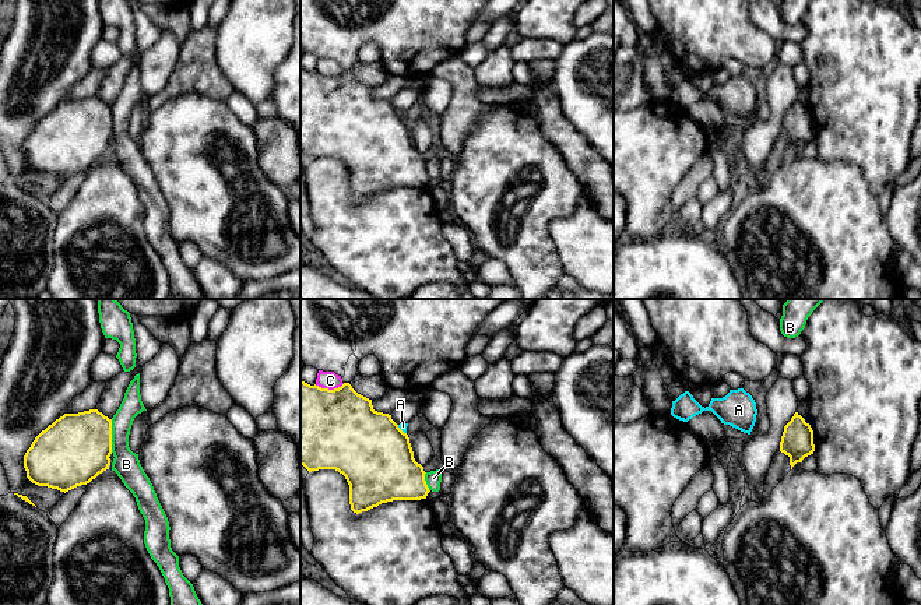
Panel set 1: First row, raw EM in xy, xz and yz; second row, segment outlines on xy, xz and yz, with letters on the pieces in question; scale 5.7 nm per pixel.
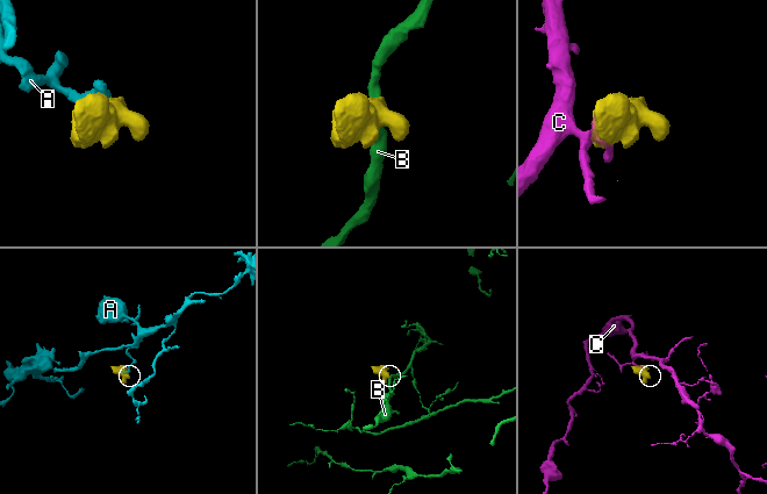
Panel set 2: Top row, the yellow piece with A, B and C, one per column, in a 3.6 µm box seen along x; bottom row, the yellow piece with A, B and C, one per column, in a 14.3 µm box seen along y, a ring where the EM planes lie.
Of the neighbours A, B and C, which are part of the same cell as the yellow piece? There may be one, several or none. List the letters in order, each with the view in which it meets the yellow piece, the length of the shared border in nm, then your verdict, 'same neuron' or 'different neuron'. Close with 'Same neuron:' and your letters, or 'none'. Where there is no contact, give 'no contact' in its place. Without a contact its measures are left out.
A: meets yellow in xz; contact 80 nm long; different neuron
B: meets yellow in xy; contact 190 nm long; different neuron
C: meets yellow in xz; contact 180 nm long; different neuron
Same neuron: none

